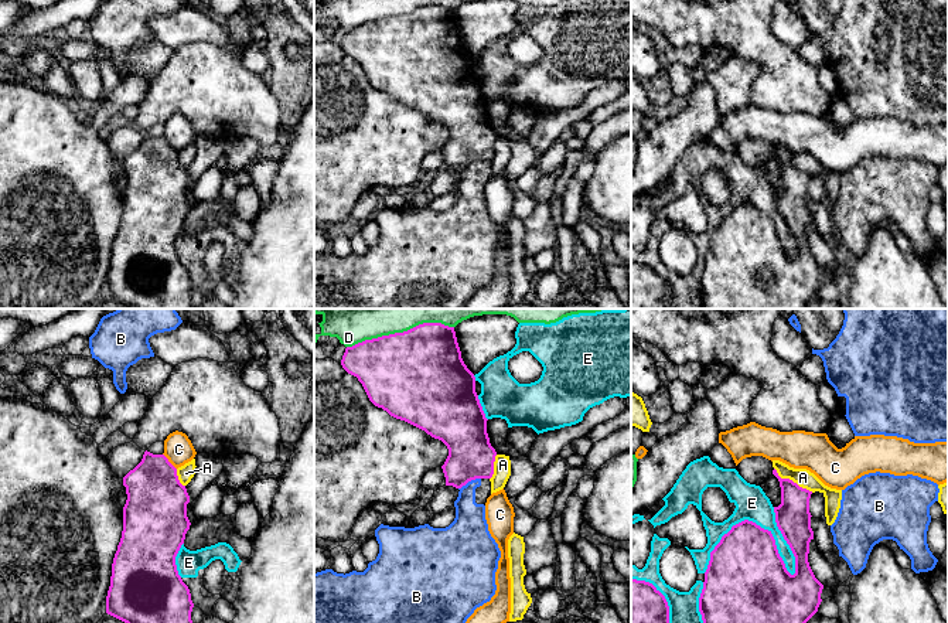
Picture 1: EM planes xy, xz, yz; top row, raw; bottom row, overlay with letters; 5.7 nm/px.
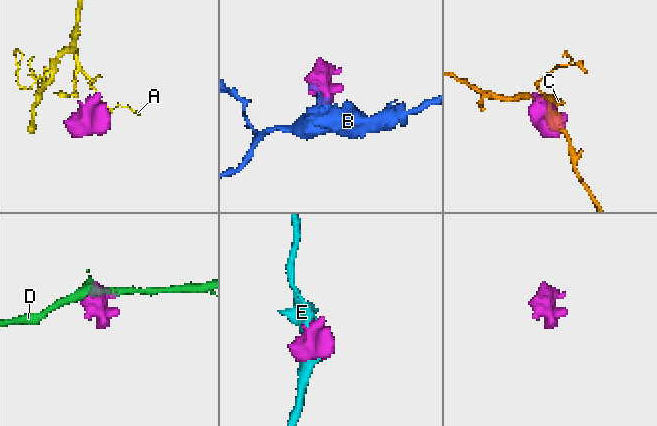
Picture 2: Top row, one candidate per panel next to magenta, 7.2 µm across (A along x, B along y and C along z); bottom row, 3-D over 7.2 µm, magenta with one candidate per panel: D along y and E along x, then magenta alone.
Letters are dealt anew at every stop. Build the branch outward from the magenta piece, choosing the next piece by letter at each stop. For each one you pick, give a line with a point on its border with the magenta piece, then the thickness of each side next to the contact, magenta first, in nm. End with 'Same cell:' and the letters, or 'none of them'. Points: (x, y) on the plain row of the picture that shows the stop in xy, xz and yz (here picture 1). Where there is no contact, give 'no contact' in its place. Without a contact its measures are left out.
Same cell: none of them

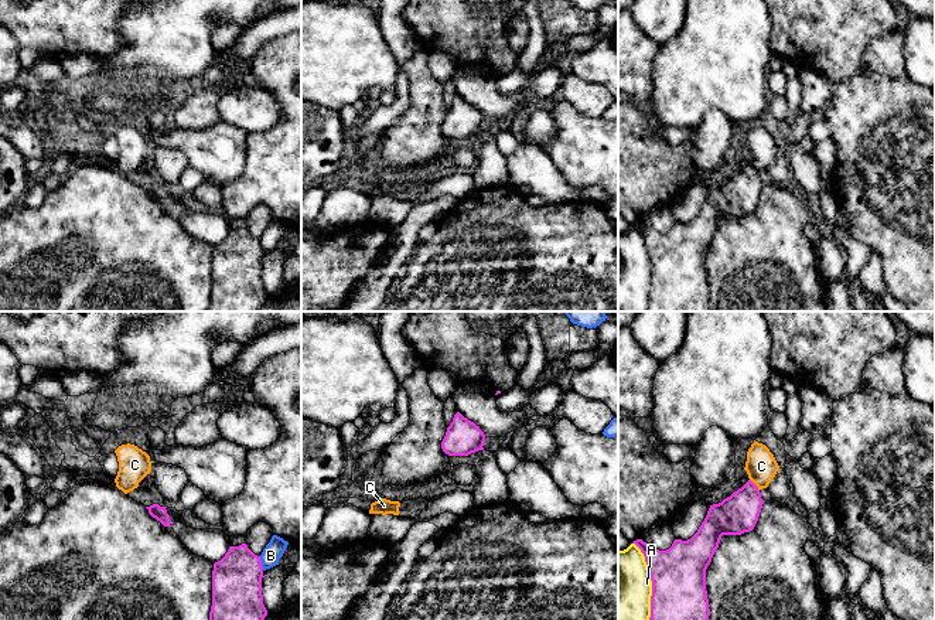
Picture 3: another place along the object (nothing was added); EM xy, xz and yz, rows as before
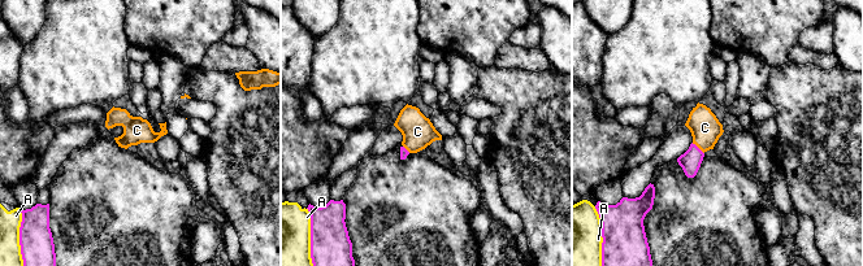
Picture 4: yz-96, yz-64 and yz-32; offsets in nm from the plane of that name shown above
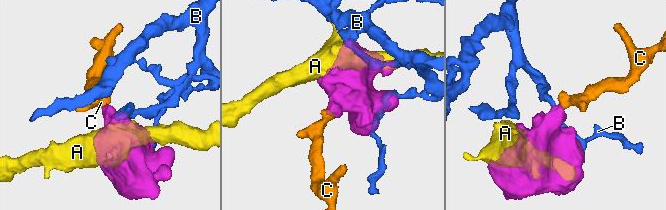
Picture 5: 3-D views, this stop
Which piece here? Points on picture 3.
C: yz (754, 167) | 220/180 nm
Same cell: C

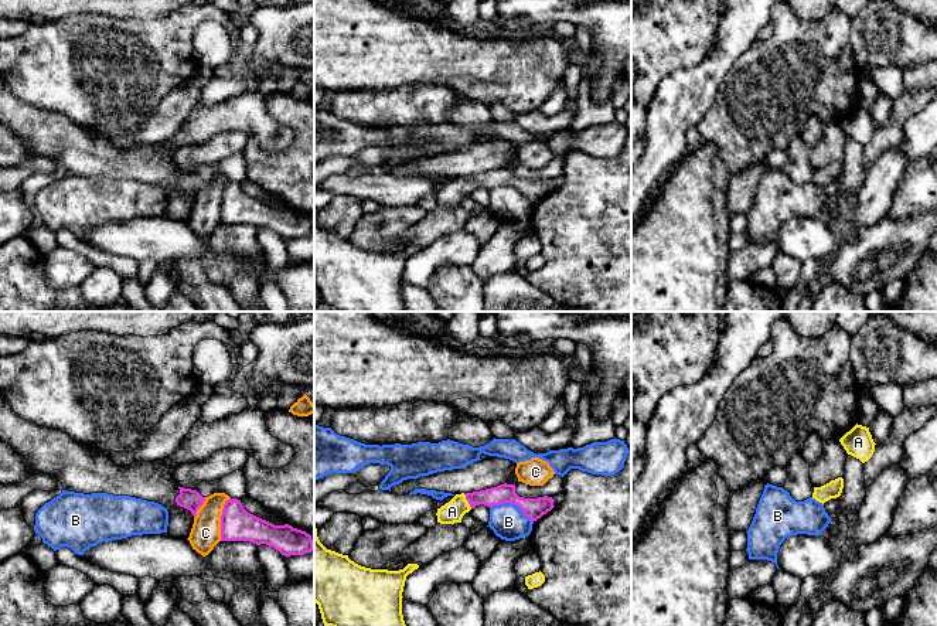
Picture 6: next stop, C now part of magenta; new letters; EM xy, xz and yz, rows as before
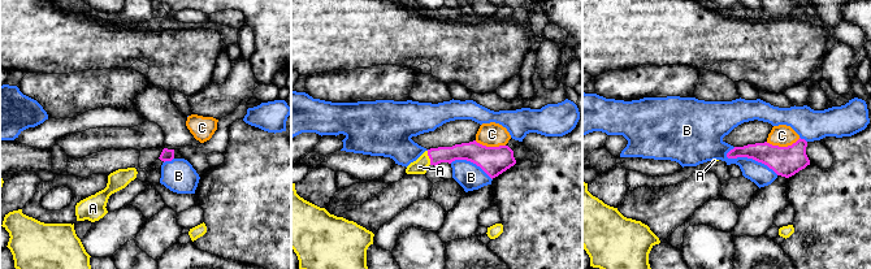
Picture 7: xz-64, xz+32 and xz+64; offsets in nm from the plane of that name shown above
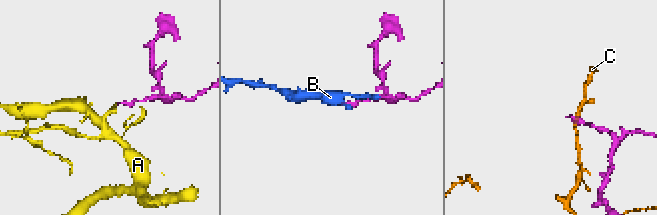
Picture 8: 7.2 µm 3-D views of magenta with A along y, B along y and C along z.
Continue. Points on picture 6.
Same cell: none of them

